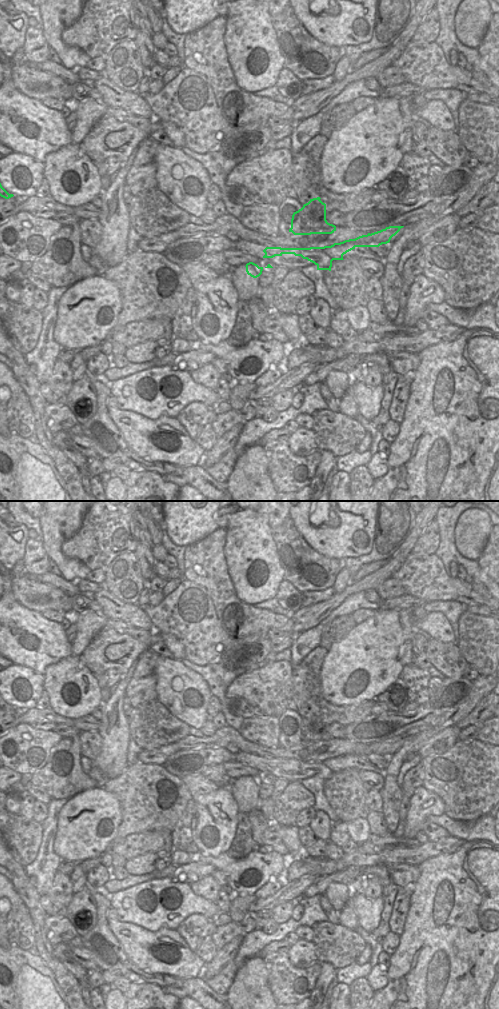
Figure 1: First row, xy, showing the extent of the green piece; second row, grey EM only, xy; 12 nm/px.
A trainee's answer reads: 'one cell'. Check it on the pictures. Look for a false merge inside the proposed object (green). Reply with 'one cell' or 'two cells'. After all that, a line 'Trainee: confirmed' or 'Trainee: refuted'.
two cells
Trainee: refuted

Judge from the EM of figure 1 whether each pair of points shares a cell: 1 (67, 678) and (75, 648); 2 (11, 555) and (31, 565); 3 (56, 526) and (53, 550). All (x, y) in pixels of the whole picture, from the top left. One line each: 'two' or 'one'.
1: two
2: two
3: one

